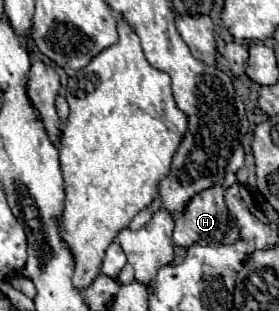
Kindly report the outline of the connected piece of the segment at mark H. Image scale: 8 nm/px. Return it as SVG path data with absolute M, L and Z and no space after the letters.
M212 186L208 190L198 192L196 196L190 198L184 212L174 214L172 218L174 218L174 246L178 248L188 248L194 244L220 246L220 244L232 244L240 240L240 226L226 208L222 186Z

